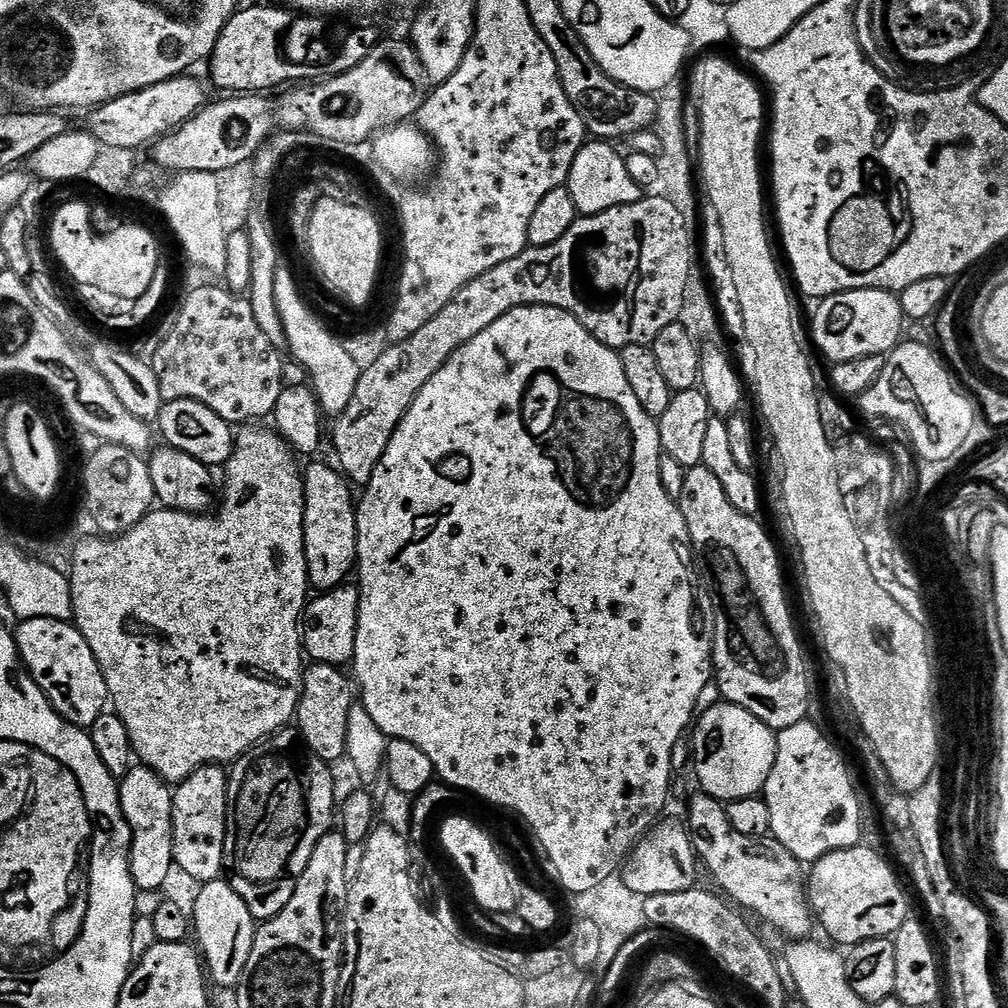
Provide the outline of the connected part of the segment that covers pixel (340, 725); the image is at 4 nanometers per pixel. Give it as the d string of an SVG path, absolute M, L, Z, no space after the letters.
M309 663L304 669L300 701L294 717L295 727L304 737L308 749L329 766L335 765L335 760L343 761L346 756L346 726L350 723L354 703L354 684L349 673L347 676L344 672L347 671L335 664Z

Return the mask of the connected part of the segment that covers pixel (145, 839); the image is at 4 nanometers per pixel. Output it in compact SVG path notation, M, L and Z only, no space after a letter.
M132 766L119 781L120 801L132 831L132 878L140 890L163 889L168 871L173 871L173 789L166 781L143 766Z

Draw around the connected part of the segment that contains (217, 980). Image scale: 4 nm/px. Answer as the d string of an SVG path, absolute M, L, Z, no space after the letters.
M227 879L212 880L203 885L196 896L196 905L191 905L190 916L194 921L194 940L202 953L203 963L206 965L207 975L213 985L220 985L235 989L240 983L242 974L246 970L246 962L250 962L250 950L254 946L258 921L252 917L246 902L232 889Z

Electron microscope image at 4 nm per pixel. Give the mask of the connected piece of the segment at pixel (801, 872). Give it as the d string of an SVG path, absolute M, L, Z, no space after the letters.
M699 795L688 804L686 827L697 857L716 879L715 887L745 913L761 916L770 927L789 936L789 941L811 937L814 917L808 907L806 872L800 861L774 838L755 840L746 838L746 834L738 834L730 826L727 807L713 796Z

